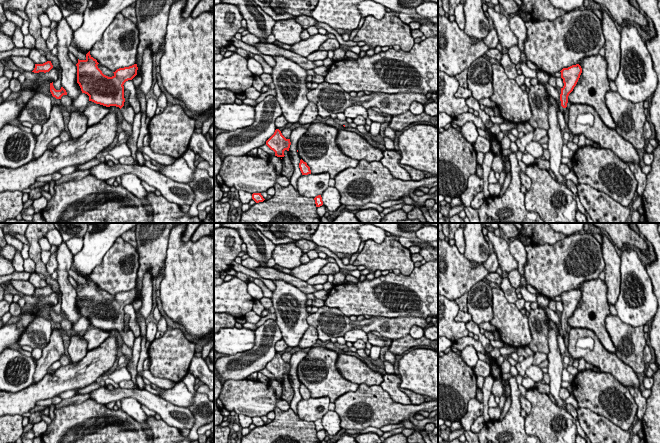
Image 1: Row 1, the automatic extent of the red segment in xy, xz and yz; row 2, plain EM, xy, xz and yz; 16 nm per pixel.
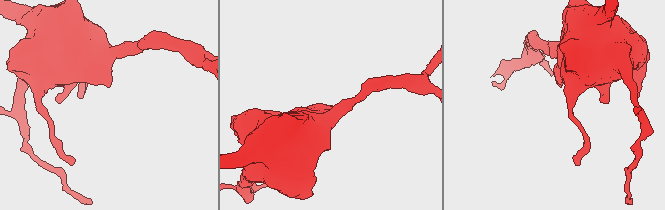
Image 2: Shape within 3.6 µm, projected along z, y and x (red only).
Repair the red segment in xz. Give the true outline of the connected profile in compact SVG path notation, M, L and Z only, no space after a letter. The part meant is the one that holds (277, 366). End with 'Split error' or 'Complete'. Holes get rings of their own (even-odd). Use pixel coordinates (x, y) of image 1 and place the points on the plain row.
M276 353L274 358L266 365L266 369L275 376L275 380L284 381L284 375L289 375L291 366L286 363L279 353Z. Complete

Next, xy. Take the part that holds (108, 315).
M86 278L85 284L79 284L77 290L77 307L82 317L89 320L89 325L106 331L116 330L122 335L123 341L133 350L135 336L129 329L124 330L124 307L137 299L137 288L117 293L112 301L108 301L98 292L99 287Z. Split error

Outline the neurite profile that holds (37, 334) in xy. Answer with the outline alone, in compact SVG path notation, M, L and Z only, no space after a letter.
M37 317L26 327L25 332L19 338L18 345L44 349L50 341L51 333L51 321L44 317Z

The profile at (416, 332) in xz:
M412 326L409 335L414 339L419 339L424 337L424 328L419 326Z

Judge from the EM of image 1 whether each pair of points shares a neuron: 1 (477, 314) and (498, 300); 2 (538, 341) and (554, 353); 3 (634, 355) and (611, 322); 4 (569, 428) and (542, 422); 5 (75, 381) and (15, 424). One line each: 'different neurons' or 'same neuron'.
1: different neurons
2: different neurons
3: same neuron
4: same neuron
5: different neurons

